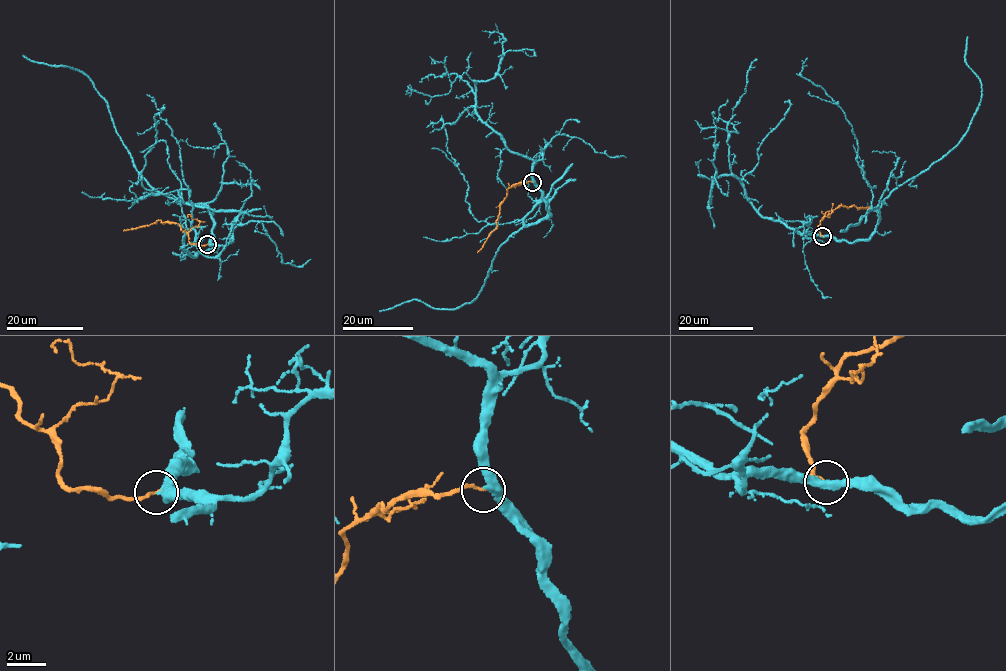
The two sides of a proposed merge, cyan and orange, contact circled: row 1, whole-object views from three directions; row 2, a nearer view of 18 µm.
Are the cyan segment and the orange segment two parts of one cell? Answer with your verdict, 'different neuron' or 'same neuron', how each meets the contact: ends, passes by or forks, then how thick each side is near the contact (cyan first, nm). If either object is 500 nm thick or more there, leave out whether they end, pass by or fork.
same neuron; cyan passes by; orange ends; calibres 360 and 140 nm

